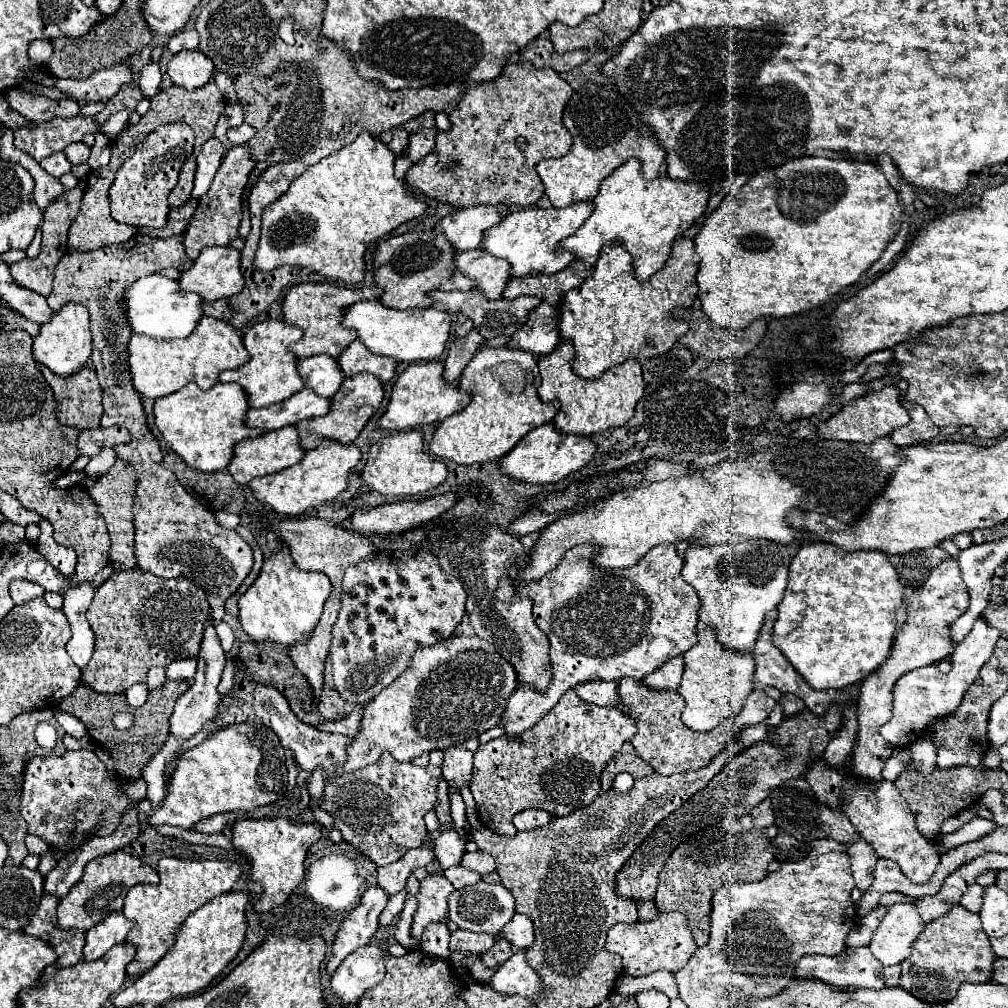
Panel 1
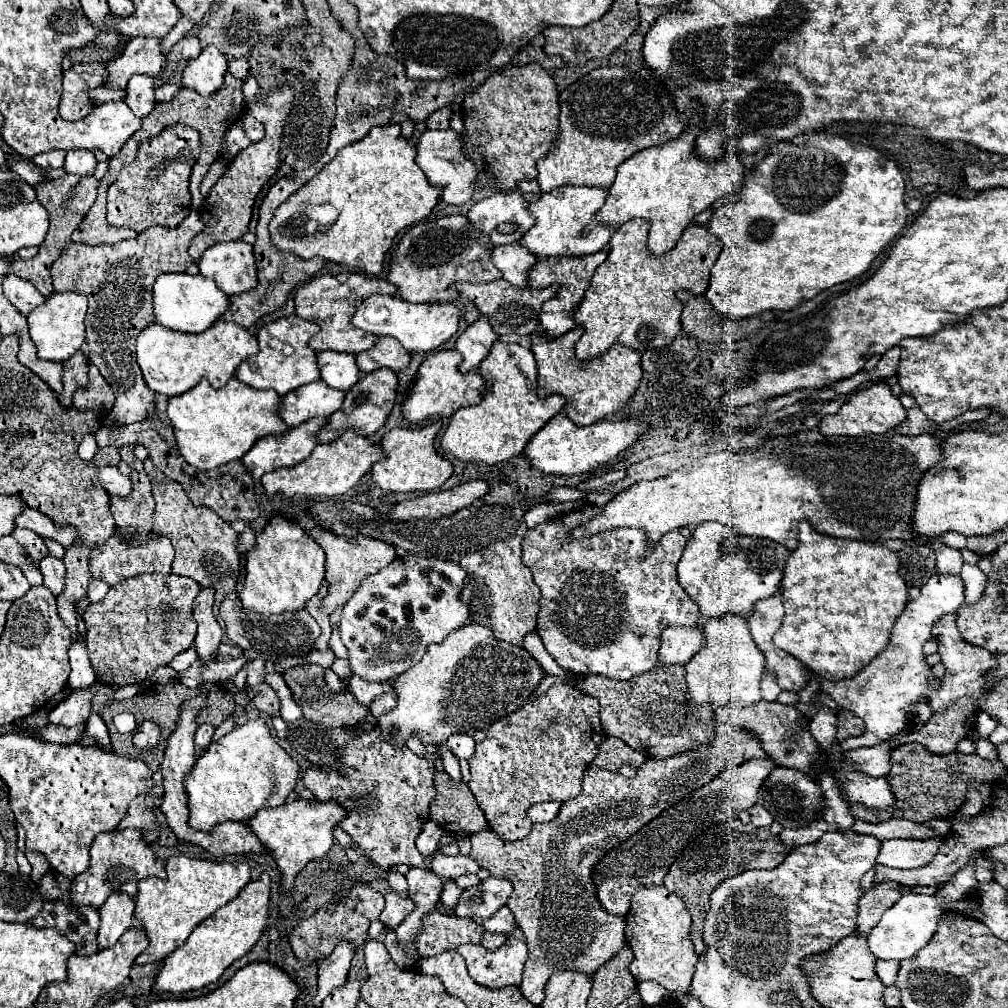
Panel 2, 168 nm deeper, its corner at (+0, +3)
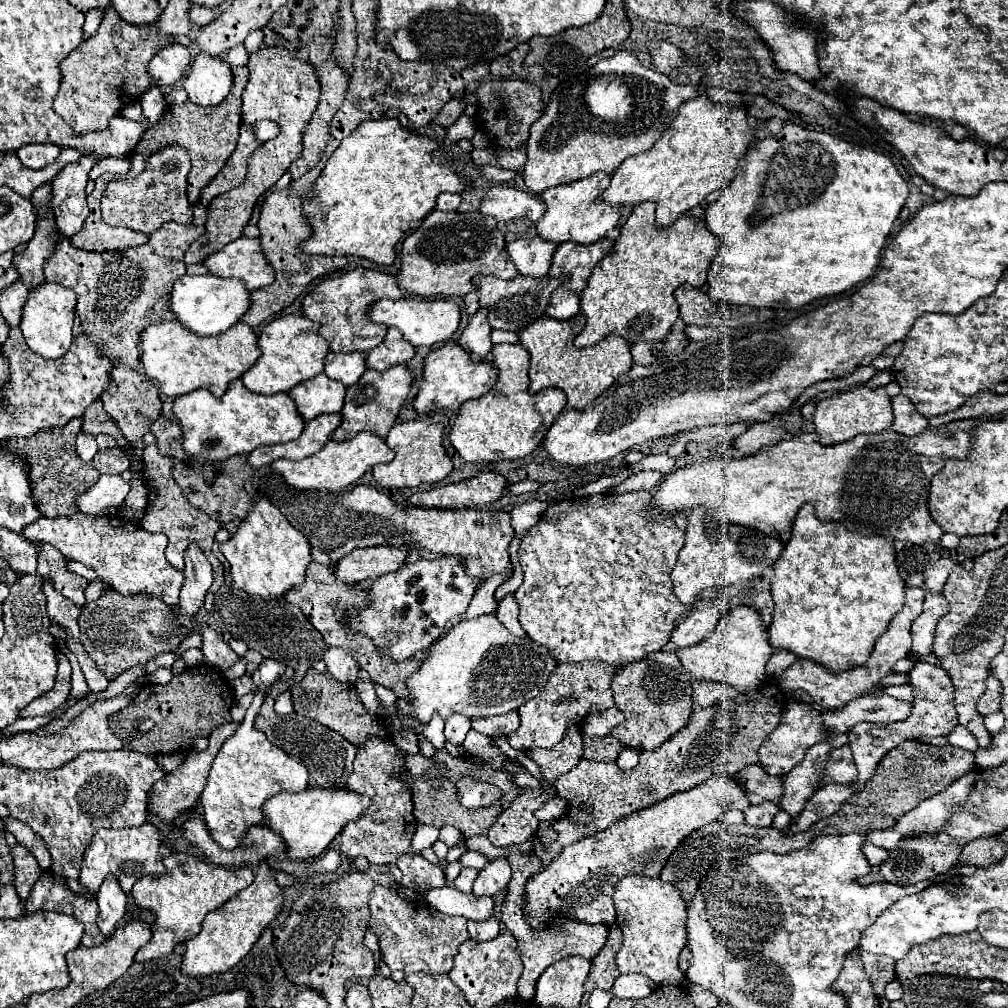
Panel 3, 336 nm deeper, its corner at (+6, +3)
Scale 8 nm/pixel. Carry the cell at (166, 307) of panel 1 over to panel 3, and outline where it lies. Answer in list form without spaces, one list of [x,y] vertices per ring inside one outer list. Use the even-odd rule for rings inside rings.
[[[184,275],[174,283],[172,289],[172,311],[178,321],[198,335],[218,335],[230,329],[234,323],[244,317],[250,305],[250,291],[244,281],[236,277],[216,277],[216,275]]]

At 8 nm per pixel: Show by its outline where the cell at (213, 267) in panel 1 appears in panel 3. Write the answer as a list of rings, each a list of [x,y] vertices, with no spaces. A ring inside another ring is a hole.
[[[238,237],[228,243],[222,251],[212,253],[204,265],[210,273],[218,277],[240,277],[246,281],[250,291],[266,287],[274,281],[272,267],[264,261],[264,251],[260,239]]]

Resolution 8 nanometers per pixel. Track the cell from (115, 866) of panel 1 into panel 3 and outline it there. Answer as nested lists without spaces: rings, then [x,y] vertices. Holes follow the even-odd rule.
[[[144,823],[140,827],[124,827],[120,831],[118,829],[100,829],[92,837],[88,849],[84,851],[80,883],[90,893],[98,893],[104,877],[108,873],[114,873],[120,881],[122,891],[128,895],[136,879],[140,879],[144,875],[162,875],[166,871],[162,857],[160,857],[160,845],[162,845],[160,829],[152,823]]]

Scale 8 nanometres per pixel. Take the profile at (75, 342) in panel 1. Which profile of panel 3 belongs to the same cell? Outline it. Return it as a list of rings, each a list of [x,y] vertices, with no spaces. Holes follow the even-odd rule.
[[[44,283],[32,289],[22,309],[22,323],[20,323],[26,345],[44,359],[60,359],[72,343],[74,307],[76,307],[76,293],[72,289],[66,289],[58,283]]]

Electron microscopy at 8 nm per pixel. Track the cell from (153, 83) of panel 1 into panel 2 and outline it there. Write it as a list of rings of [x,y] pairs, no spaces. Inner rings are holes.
[[[182,17],[182,19],[172,27],[172,31],[162,39],[162,55],[168,55],[170,49],[172,49],[172,45],[174,45],[176,41],[180,41],[184,35],[188,35],[192,29],[194,29],[194,23],[192,23],[190,19]]]

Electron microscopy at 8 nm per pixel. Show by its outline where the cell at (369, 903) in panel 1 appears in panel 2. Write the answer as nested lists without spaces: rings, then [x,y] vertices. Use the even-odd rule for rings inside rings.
[[[340,941],[334,949],[334,953],[318,963],[318,993],[314,997],[314,1005],[320,1007],[324,997],[338,985],[344,983],[348,969],[350,969],[350,961],[356,955],[356,947],[350,945],[348,941]]]

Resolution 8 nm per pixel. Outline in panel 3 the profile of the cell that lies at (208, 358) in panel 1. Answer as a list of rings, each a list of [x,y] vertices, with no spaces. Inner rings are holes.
[[[156,323],[150,325],[142,333],[142,355],[140,361],[144,365],[144,373],[148,379],[164,393],[164,395],[184,395],[196,389],[208,389],[214,397],[222,397],[228,385],[240,379],[262,355],[258,347],[258,335],[252,327],[244,323],[232,325],[226,333],[214,337],[200,337],[180,325],[172,323]]]

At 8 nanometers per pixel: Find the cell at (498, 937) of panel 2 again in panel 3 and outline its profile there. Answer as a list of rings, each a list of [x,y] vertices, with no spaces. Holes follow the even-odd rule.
[[[488,917],[490,921],[468,921],[468,933],[476,941],[490,941],[498,935],[500,921],[496,917]]]

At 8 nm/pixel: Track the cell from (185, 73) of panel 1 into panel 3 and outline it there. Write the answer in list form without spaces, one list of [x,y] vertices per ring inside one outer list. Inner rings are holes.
[[[200,53],[184,81],[188,99],[200,107],[220,105],[232,89],[232,69],[220,57]]]

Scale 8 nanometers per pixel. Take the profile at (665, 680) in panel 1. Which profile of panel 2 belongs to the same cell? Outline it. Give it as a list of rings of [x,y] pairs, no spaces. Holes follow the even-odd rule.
[[[668,627],[662,631],[658,665],[686,665],[704,641],[700,627]]]

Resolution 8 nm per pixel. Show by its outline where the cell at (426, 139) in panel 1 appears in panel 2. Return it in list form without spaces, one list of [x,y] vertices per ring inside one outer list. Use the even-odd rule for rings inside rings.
[[[452,129],[446,131],[424,131],[422,137],[418,139],[418,155],[416,163],[418,167],[426,173],[426,179],[442,189],[442,201],[452,203],[452,205],[462,205],[470,199],[474,191],[474,179],[476,179],[476,167],[470,159],[462,157],[464,153],[460,151],[460,139],[458,133]]]

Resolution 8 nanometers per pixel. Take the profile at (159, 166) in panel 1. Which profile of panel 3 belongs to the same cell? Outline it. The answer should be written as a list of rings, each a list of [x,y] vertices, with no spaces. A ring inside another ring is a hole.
[[[164,147],[152,155],[144,173],[134,179],[114,179],[102,195],[102,219],[112,227],[128,227],[140,233],[154,233],[168,221],[192,223],[192,205],[186,199],[186,175],[190,171],[188,153],[182,147]]]

